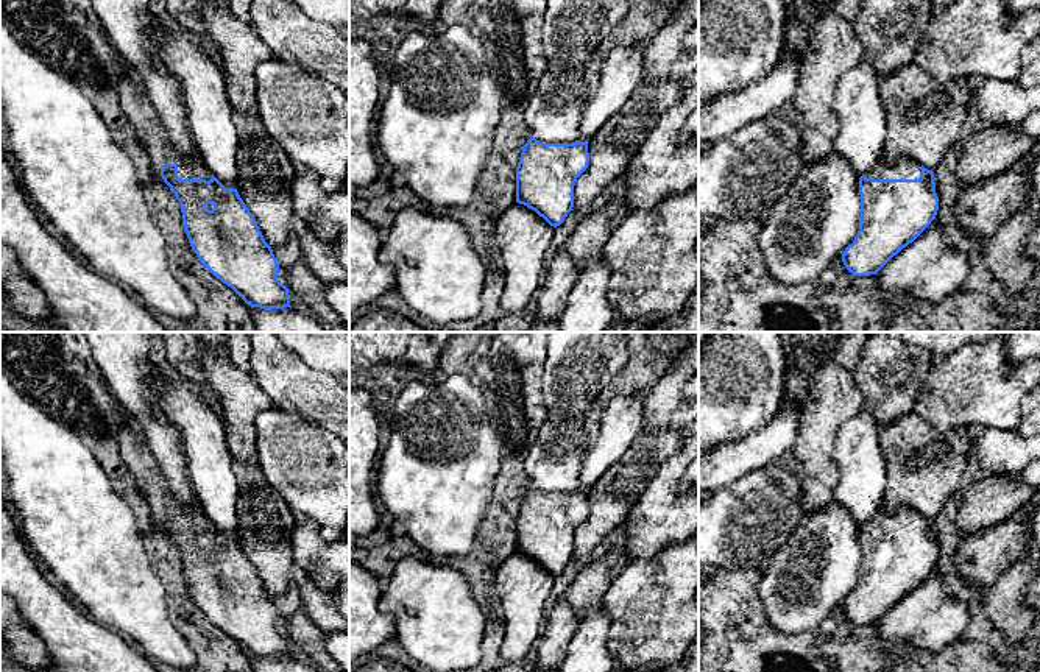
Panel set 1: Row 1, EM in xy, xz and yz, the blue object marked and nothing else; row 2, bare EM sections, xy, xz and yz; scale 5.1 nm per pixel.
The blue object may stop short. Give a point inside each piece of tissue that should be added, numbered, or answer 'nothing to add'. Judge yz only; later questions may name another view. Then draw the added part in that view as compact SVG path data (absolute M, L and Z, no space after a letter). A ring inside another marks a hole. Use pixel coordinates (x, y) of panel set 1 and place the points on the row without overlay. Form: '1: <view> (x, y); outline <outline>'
1: yz (905, 518); outline M901 507L897 513L884 513L878 508L865 525L872 529L918 529L920 521L920 515L907 507Z

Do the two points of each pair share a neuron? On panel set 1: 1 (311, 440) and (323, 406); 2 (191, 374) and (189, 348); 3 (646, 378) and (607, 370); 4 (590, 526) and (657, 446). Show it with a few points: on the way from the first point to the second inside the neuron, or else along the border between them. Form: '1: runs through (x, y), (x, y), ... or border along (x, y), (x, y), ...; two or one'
1: border along (282, 410), (293, 412), (326, 427), (332, 434); two
2: runs through (189, 368), (189, 354); one
3: border along (627, 348), (627, 362), (596, 399); two
4: runs through (610, 505), (611, 498), (636, 466); one

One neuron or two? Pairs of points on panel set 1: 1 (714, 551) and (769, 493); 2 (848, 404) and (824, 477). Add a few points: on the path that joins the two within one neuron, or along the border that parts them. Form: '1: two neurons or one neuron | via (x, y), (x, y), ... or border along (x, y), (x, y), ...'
1: one neuron | via (728, 537), (760, 507)
2: one neuron | via (830, 423), (822, 431), (822, 459)

